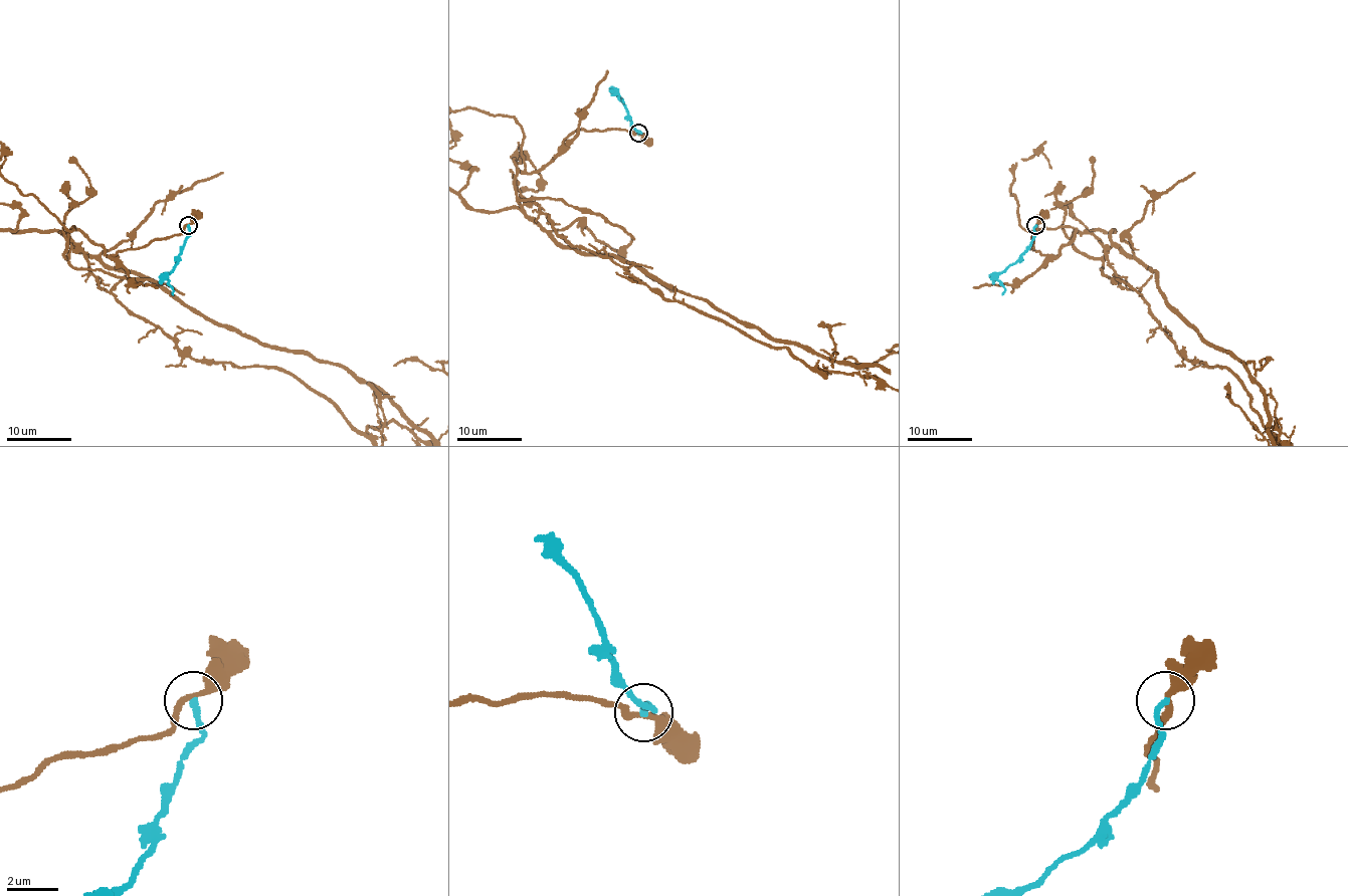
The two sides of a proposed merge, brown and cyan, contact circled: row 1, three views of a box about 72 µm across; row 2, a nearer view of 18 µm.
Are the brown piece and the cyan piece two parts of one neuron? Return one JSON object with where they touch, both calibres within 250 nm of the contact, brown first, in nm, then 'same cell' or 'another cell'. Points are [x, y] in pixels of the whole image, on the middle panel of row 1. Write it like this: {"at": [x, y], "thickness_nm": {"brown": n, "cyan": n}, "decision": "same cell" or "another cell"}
{"at": [638, 133], "thickness_nm": {"brown": 240, "cyan": 240}, "decision": "another cell"}

